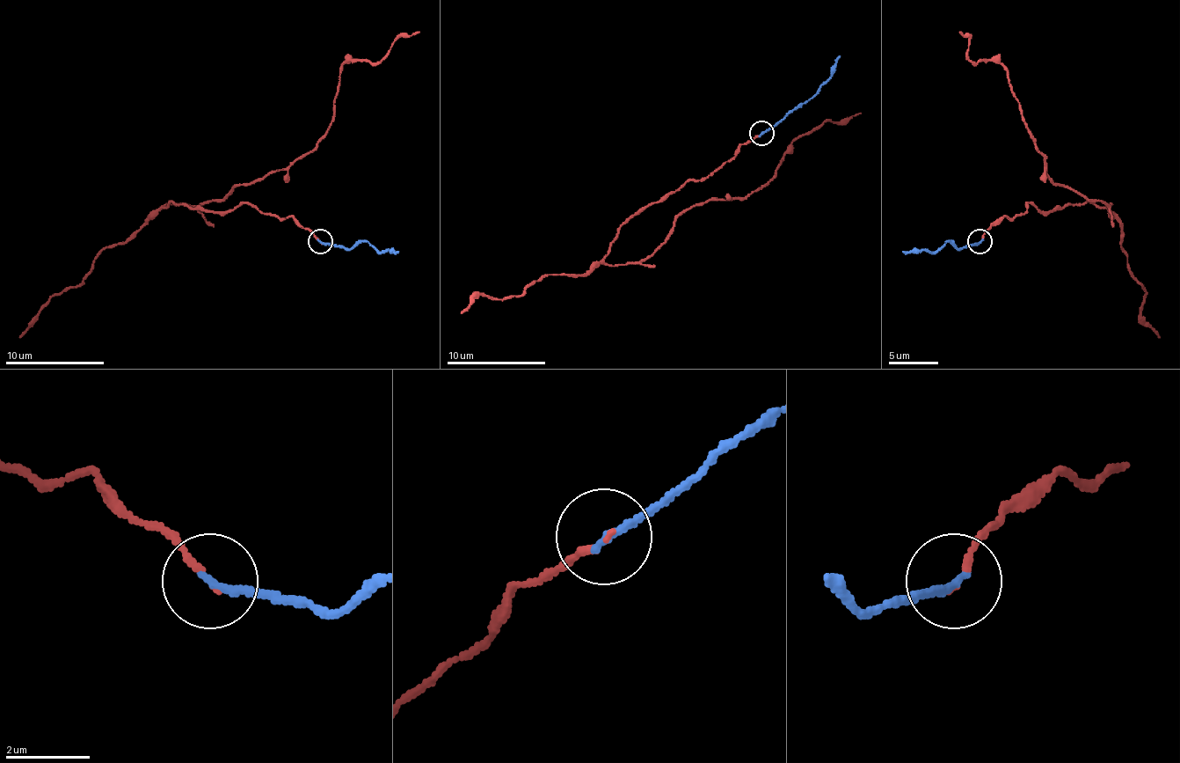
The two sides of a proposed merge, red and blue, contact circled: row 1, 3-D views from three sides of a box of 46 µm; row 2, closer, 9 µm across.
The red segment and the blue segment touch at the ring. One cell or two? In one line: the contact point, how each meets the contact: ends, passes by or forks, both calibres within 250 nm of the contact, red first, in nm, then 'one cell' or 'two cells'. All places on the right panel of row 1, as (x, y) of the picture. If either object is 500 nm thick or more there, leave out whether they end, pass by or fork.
place (979, 241); red ends; blue ends; calibres 140 and 200 nm; one cell

